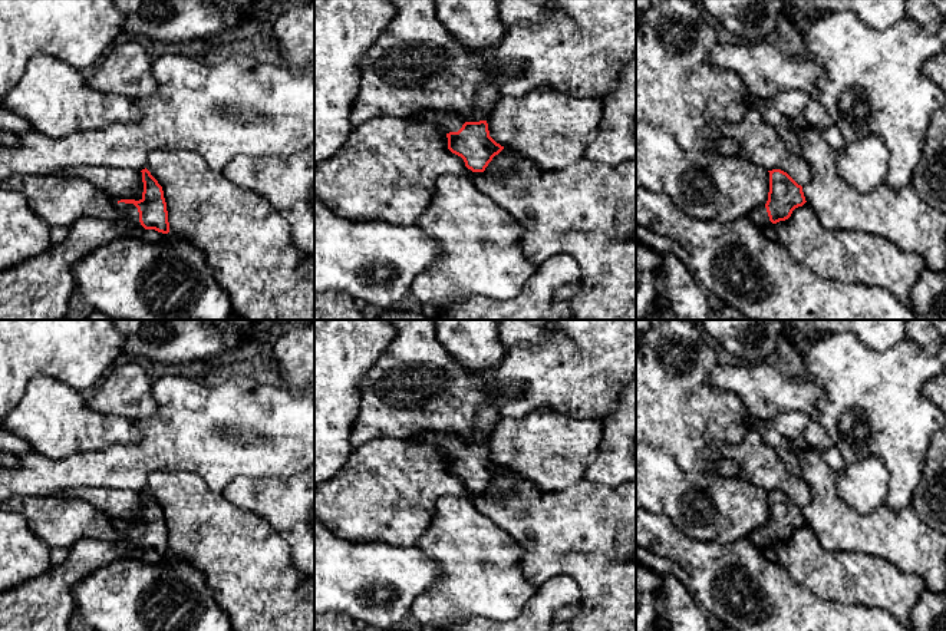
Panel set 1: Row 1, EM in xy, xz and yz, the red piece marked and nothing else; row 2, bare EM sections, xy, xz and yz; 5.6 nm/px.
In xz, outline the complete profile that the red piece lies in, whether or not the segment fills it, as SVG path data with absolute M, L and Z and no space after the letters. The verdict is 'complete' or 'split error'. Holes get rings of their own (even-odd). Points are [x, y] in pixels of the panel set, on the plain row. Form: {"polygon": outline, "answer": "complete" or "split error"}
{"polygon": "M444 432L418 433L411 440L441 449L446 455L448 470L461 478L472 493L484 493L504 470L490 457L487 442L465 443L459 436Z", "answer": "split error"}

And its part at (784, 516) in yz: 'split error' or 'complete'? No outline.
split error

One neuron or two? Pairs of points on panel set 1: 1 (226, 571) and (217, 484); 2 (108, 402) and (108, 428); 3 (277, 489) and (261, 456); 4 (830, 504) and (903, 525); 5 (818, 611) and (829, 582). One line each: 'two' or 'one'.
1: two
2: two
3: two
4: one
5: two

